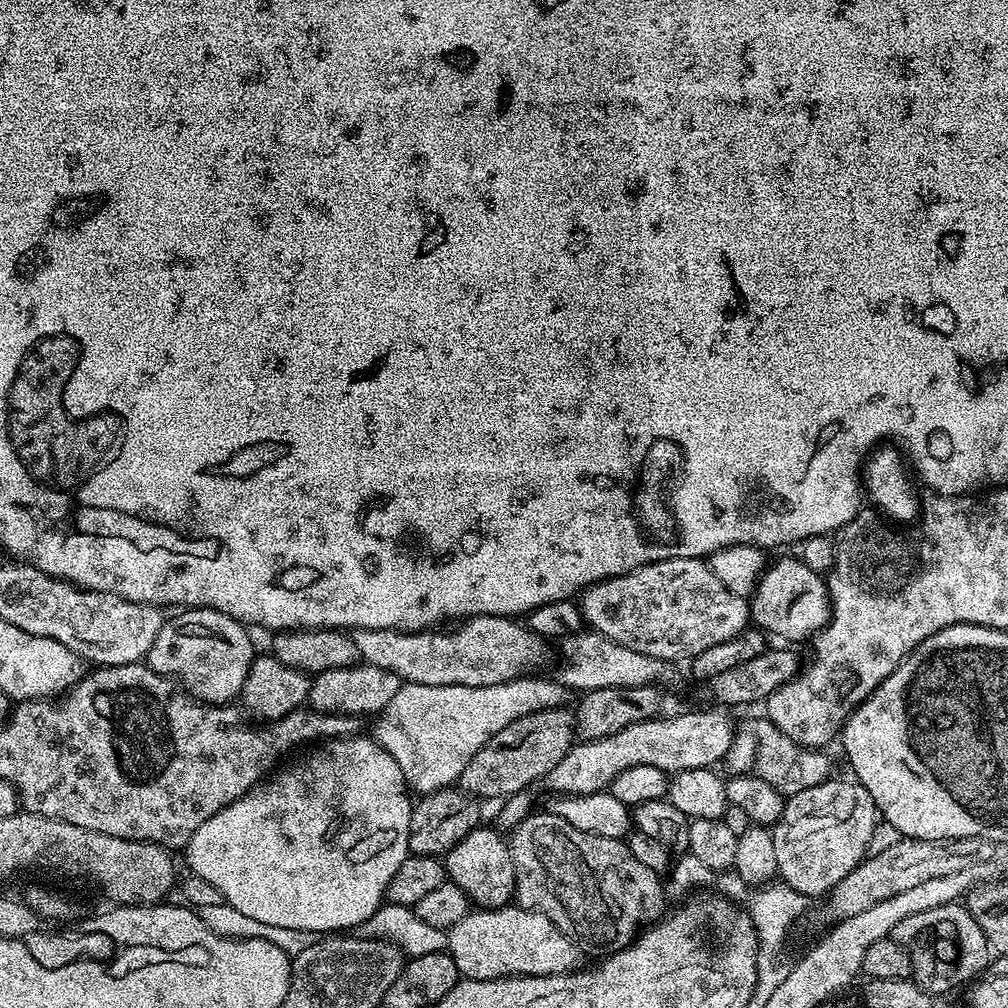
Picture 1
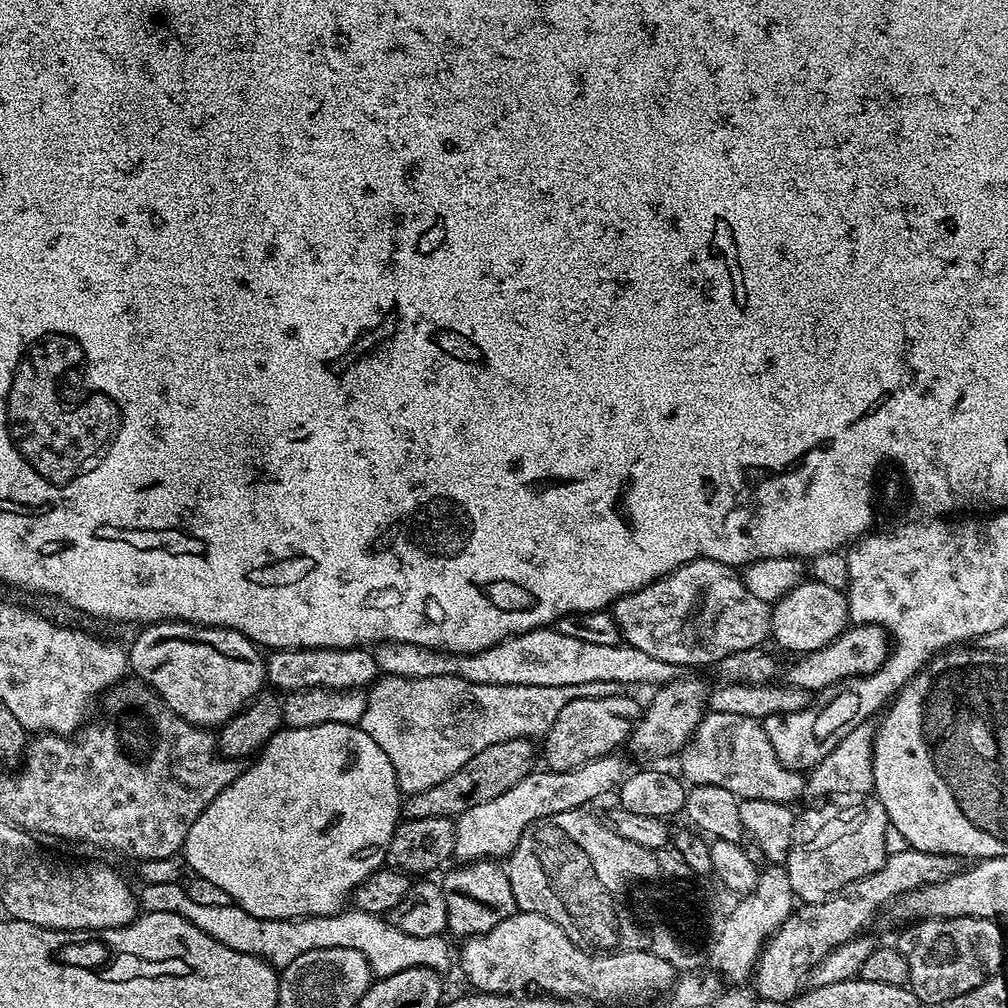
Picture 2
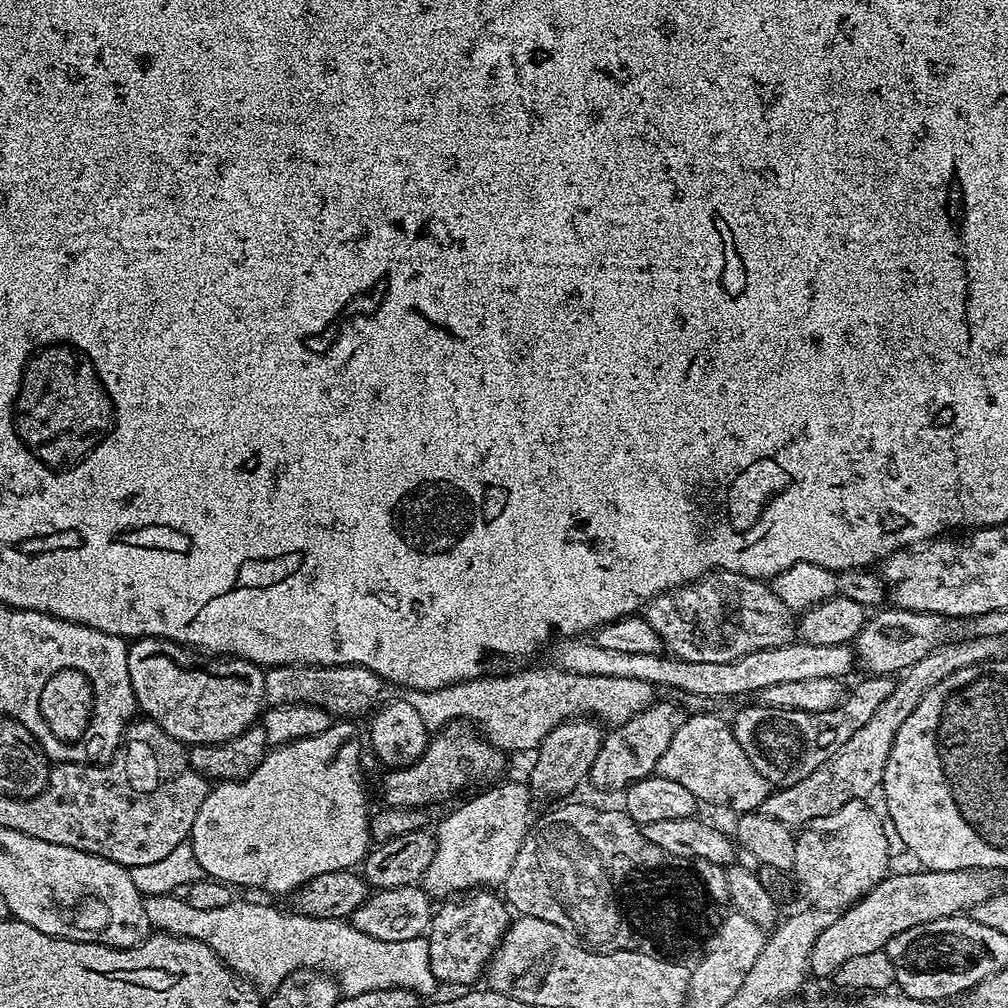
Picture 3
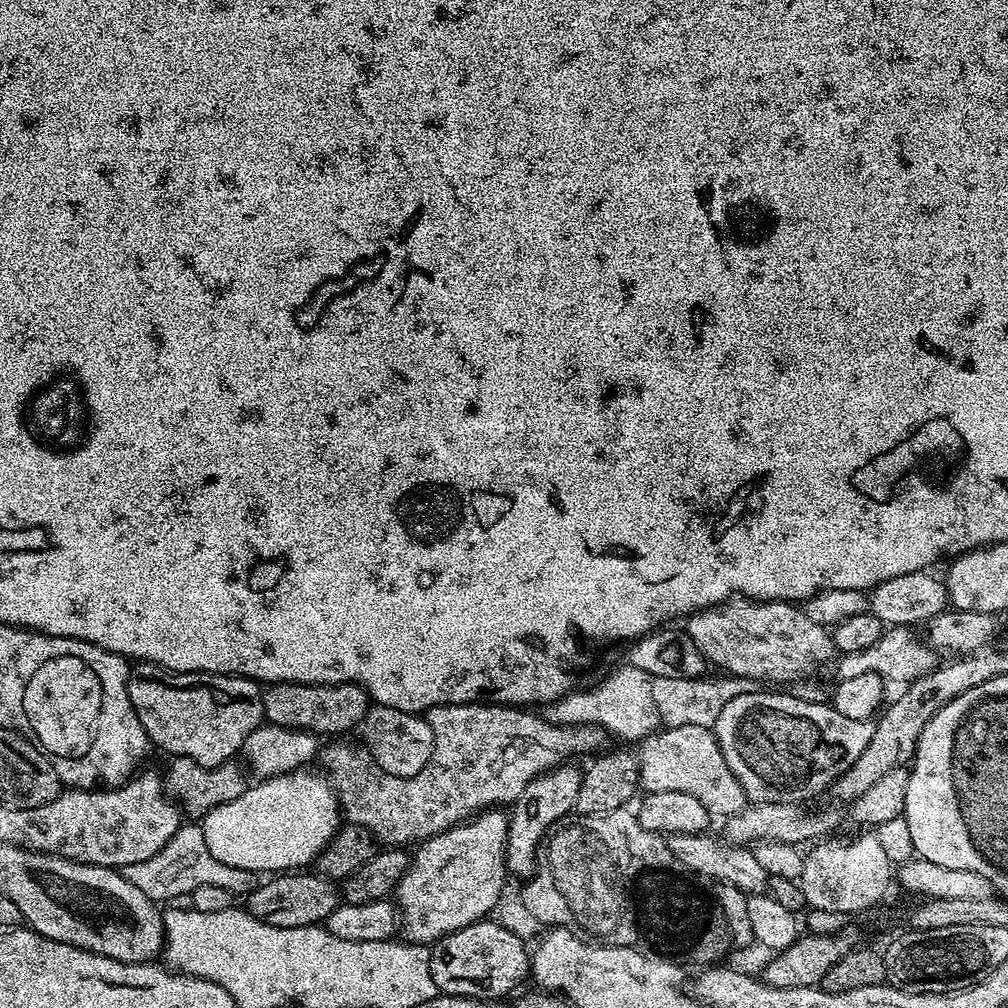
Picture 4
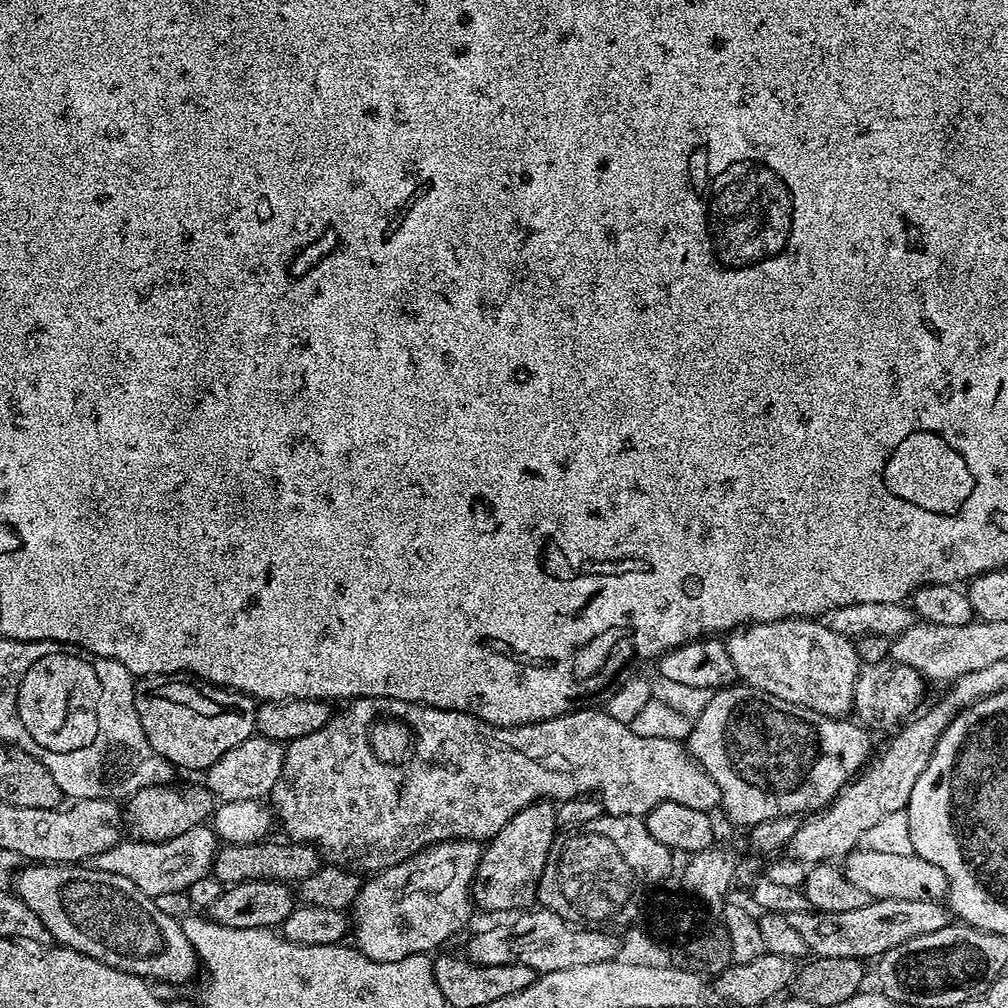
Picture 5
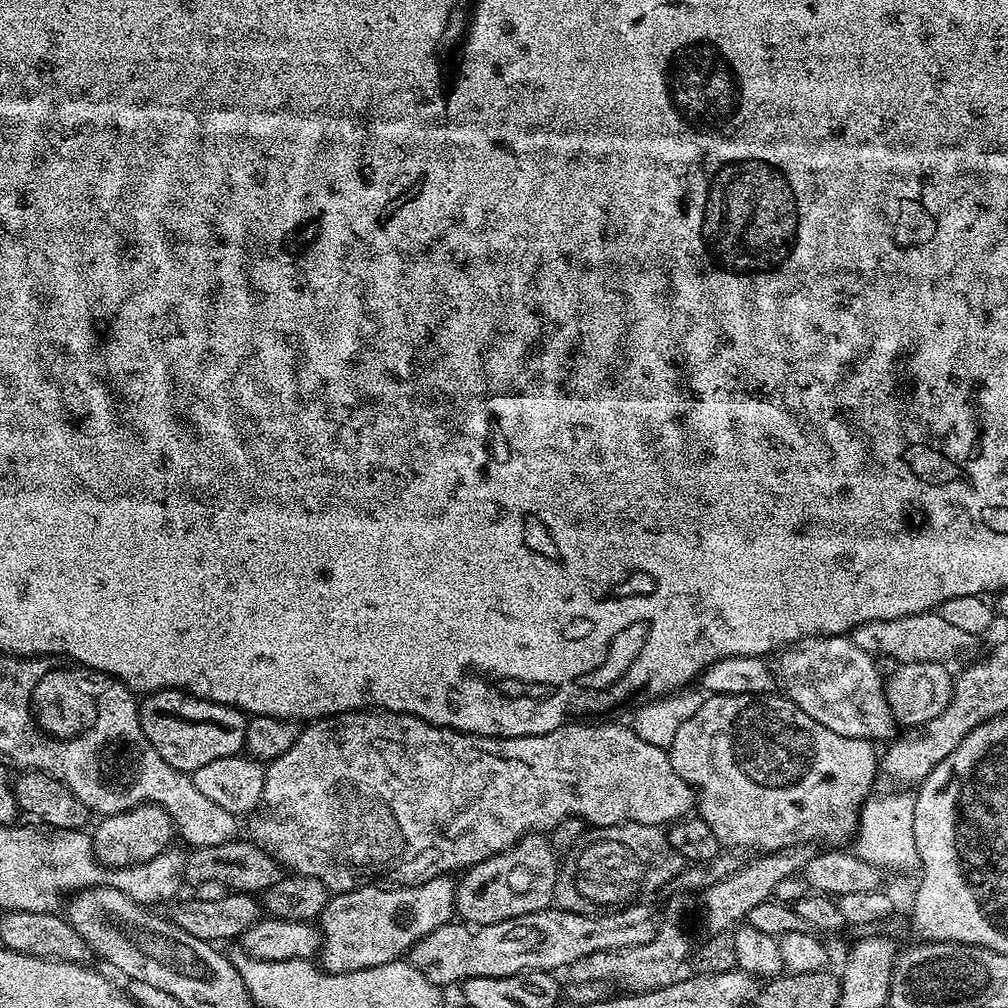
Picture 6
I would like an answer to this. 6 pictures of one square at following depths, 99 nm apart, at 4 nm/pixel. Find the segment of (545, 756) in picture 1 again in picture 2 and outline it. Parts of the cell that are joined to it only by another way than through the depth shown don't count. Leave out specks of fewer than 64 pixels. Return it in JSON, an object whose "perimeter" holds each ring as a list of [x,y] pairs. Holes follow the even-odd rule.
{"perimeter":[[[531,739],[498,742],[487,746],[481,753],[474,755],[461,769],[455,770],[445,781],[430,786],[420,793],[405,795],[400,805],[400,815],[404,820],[425,820],[446,816],[455,818],[482,802],[491,802],[498,794],[506,794],[514,782],[522,782],[537,767],[538,748]]]}

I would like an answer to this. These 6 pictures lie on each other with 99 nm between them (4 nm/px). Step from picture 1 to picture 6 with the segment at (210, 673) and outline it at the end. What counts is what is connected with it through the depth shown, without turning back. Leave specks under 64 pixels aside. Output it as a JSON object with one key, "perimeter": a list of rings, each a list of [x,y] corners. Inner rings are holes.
{"perimeter":[[[179,688],[147,693],[139,701],[140,725],[154,750],[180,772],[193,773],[214,758],[238,756],[245,751],[249,717],[238,708],[191,696]]]}

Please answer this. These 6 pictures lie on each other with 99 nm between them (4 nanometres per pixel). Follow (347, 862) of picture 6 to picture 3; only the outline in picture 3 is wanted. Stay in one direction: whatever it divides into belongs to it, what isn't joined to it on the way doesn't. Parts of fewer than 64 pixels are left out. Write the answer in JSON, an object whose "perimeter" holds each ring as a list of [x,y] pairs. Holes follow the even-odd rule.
{"perimeter":[[[689,715],[671,739],[669,749],[659,758],[655,775],[686,786],[697,801],[733,808],[736,814],[759,810],[770,793],[768,780],[750,762],[732,732],[732,724],[720,716]],[[456,719],[429,739],[428,748],[419,761],[387,773],[383,803],[390,808],[428,808],[440,804],[471,784],[484,786],[495,781],[499,777],[496,775],[504,768],[504,758],[505,753],[485,739],[471,723]]]}

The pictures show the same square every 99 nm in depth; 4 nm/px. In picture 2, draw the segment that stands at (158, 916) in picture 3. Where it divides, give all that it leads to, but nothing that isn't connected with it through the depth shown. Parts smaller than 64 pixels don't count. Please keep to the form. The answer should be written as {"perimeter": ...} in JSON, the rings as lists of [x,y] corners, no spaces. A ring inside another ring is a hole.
{"perimeter":[[[180,882],[144,884],[141,889],[138,892],[138,904],[144,912],[178,914],[194,926],[198,926],[198,930],[210,934],[210,938],[239,952],[262,956],[269,964],[280,970],[290,962],[294,962],[298,954],[306,954],[306,950],[322,950],[329,944],[361,952],[377,977],[398,974],[398,970],[407,968],[433,968],[435,972],[444,974],[447,973],[447,968],[451,964],[453,967],[454,964],[453,949],[452,952],[448,949],[447,939],[444,936],[414,938],[414,934],[402,934],[402,930],[389,924],[384,916],[375,916],[369,912],[345,910],[332,916],[302,916],[298,920],[263,920],[254,918],[254,914],[246,914],[246,910],[237,908],[233,903],[226,906],[198,906],[198,902],[190,899],[187,887]]]}

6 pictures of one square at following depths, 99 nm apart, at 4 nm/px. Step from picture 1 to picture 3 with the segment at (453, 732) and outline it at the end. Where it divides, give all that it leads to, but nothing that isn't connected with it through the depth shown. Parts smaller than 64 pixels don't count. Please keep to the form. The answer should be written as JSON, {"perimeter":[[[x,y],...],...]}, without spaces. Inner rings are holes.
{"perimeter":[[[545,666],[508,676],[484,674],[438,690],[411,691],[408,699],[430,730],[462,719],[478,727],[501,751],[532,752],[555,725],[566,719],[593,716],[605,725],[618,727],[653,704],[654,694],[655,687],[638,678],[570,674]]]}

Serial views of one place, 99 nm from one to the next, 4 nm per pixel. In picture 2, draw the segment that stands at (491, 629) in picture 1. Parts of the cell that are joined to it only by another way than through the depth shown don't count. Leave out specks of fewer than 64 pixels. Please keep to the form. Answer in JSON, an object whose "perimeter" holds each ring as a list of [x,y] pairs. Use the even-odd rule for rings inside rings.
{"perimeter":[[[552,626],[519,632],[516,636],[499,640],[486,650],[467,654],[440,652],[437,648],[391,642],[375,645],[374,651],[383,675],[408,679],[452,675],[468,679],[470,683],[518,686],[575,686],[586,682],[612,682],[619,686],[625,684],[661,686],[677,679],[682,672],[677,664],[662,662],[662,658],[654,658],[629,644],[621,642],[614,646],[598,646],[595,642],[582,642],[579,638],[558,634]]]}

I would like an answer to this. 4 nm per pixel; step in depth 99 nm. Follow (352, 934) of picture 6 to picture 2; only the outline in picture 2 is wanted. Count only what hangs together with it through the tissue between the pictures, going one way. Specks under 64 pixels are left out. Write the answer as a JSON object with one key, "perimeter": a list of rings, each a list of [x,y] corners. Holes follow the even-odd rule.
{"perimeter":[[[620,754],[599,756],[569,772],[551,770],[533,770],[522,782],[514,782],[506,794],[498,794],[491,802],[482,802],[461,816],[455,817],[456,851],[455,859],[460,862],[469,860],[495,860],[511,856],[518,838],[538,818],[550,814],[562,814],[566,810],[584,808],[591,800],[604,796],[615,789],[624,780],[626,767]],[[501,856],[501,857],[500,857]]]}

